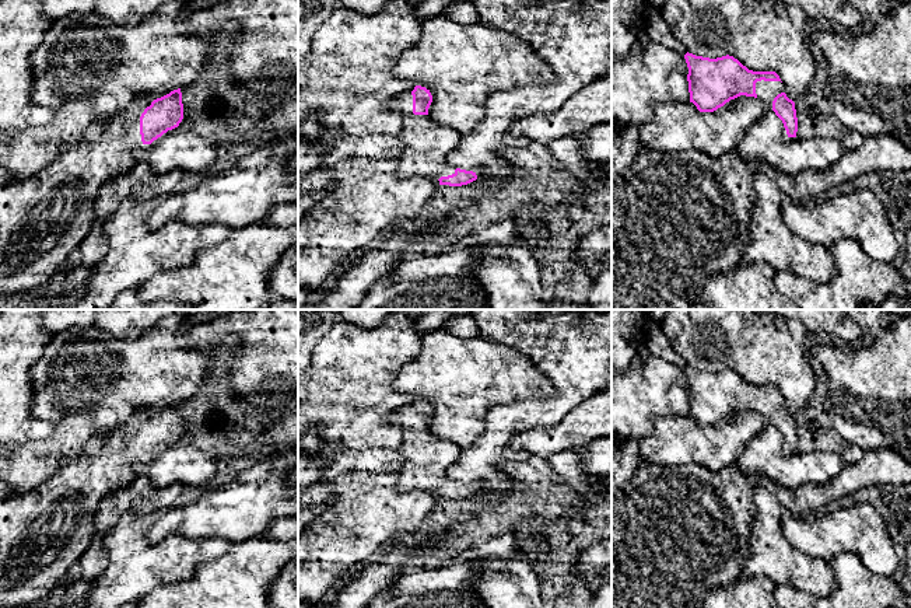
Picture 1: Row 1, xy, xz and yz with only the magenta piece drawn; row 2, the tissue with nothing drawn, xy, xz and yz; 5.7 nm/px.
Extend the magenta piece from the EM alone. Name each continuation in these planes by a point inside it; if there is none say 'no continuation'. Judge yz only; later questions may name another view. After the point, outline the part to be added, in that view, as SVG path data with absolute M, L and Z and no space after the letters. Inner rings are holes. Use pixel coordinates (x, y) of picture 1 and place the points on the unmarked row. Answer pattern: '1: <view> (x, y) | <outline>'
1: yz (766, 405) | M761 394L756 396L757 412L760 412L768 420L770 424L772 424L774 412L781 406L785 406L785 401L781 395Z

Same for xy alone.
1: xy (44, 533) | M148 412L132 415L123 430L90 438L81 461L38 489L0 500L0 608L35 607L71 577L91 541L102 500L139 475L140 430L150 419Z

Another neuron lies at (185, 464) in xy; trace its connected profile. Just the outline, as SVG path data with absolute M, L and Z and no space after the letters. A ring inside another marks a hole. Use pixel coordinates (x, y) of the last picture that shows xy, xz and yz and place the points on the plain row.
M172 443L151 458L143 458L136 471L157 489L176 482L185 486L202 486L213 483L217 472L217 460L196 447Z

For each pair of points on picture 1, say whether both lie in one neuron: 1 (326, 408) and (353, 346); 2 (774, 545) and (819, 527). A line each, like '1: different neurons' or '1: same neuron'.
1: same neuron
2: different neurons

